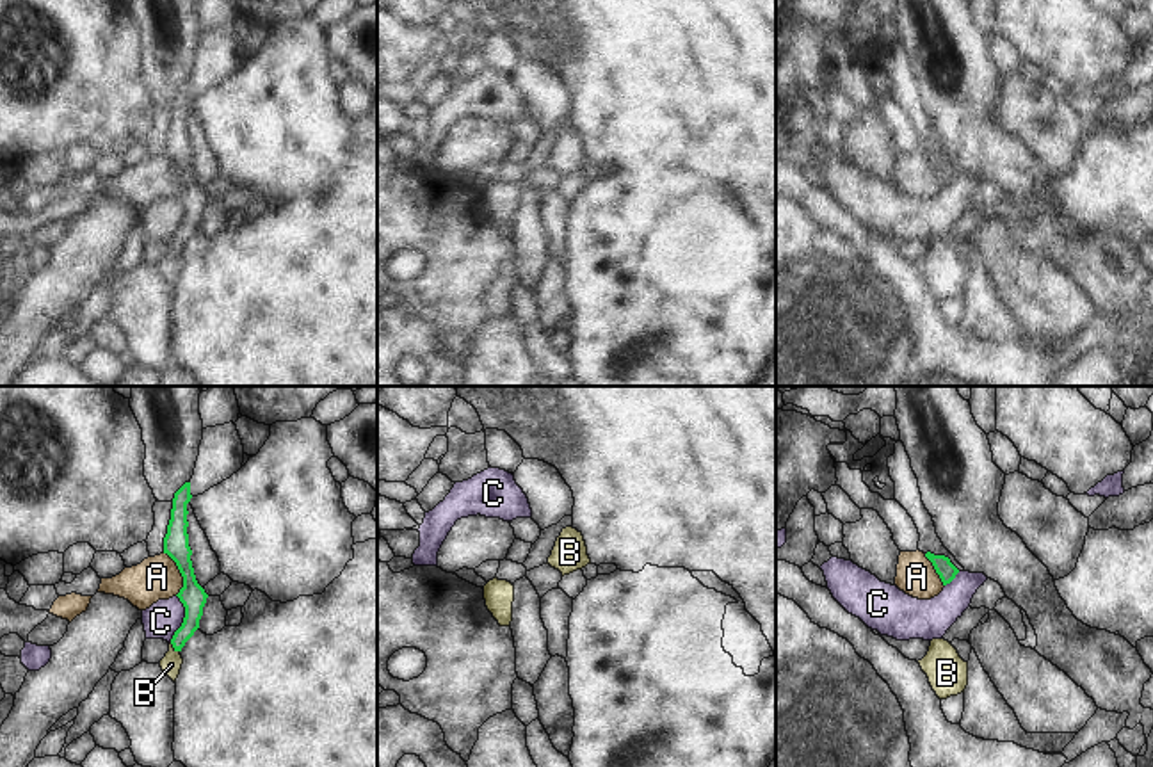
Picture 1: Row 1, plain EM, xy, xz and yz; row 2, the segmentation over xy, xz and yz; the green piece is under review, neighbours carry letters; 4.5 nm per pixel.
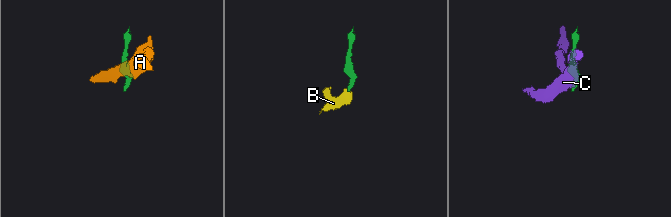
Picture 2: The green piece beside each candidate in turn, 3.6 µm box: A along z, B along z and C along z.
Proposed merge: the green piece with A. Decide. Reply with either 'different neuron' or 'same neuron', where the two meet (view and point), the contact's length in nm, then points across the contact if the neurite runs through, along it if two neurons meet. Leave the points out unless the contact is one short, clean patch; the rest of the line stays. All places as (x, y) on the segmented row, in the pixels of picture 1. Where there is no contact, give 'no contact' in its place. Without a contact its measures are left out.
different neuron | xy (180, 572) | 220 nm | along xy (162, 552), (175, 563), (182, 577), (182, 588), (177, 595)

